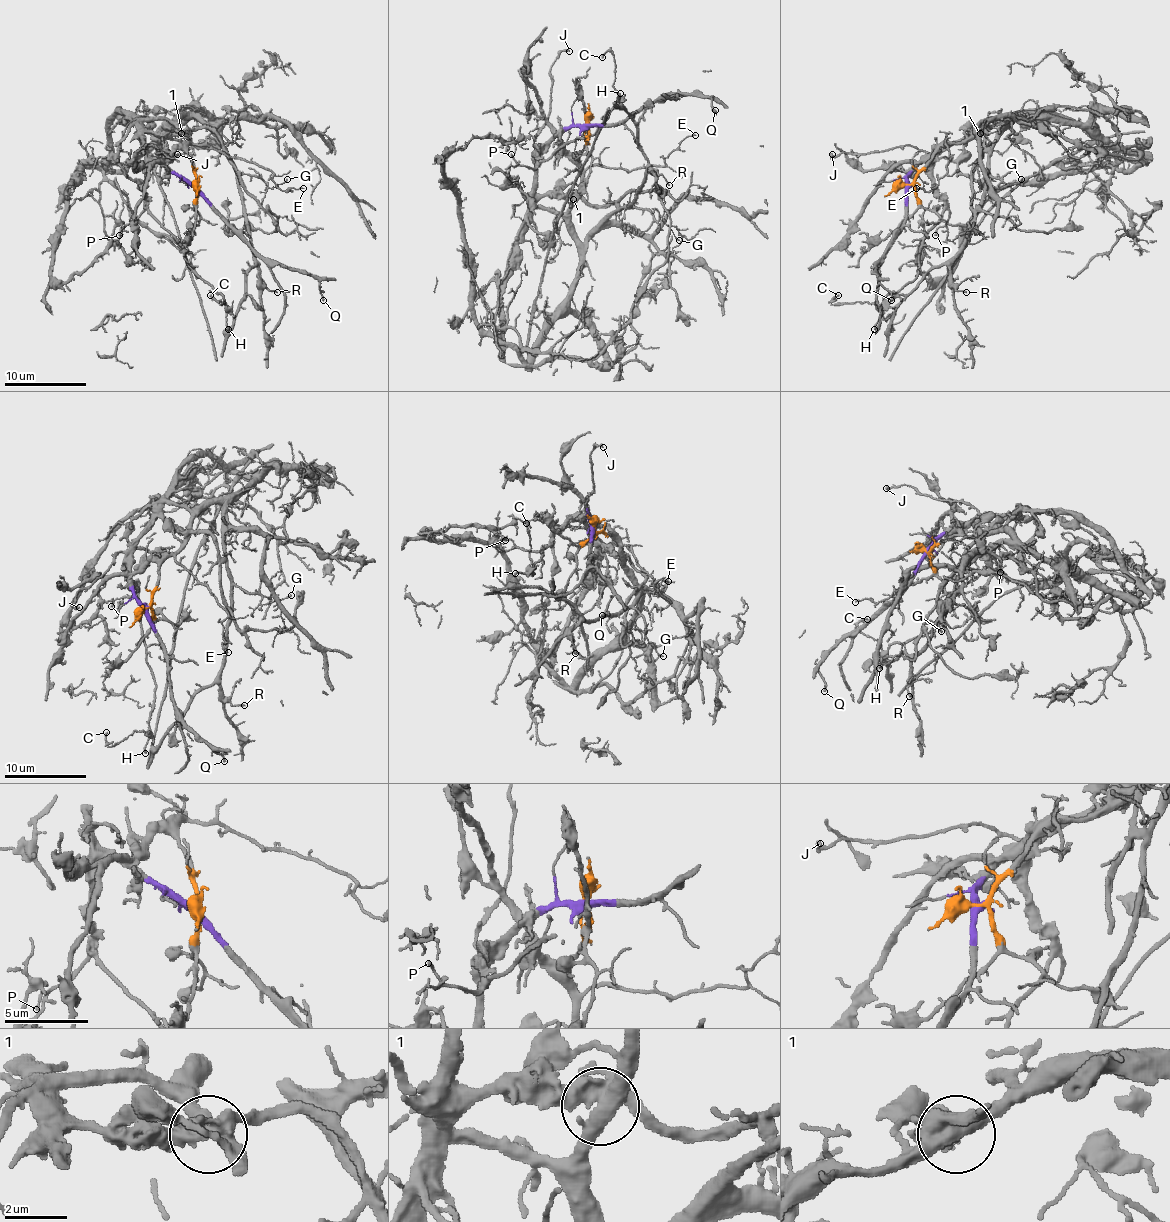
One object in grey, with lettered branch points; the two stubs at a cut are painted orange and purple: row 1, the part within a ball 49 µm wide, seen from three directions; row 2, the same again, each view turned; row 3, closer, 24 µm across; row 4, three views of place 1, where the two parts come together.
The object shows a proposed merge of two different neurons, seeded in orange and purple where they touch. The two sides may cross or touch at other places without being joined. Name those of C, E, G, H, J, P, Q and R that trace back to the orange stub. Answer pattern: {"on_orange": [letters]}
{"on_orange": ["E", "G", "R"]}

